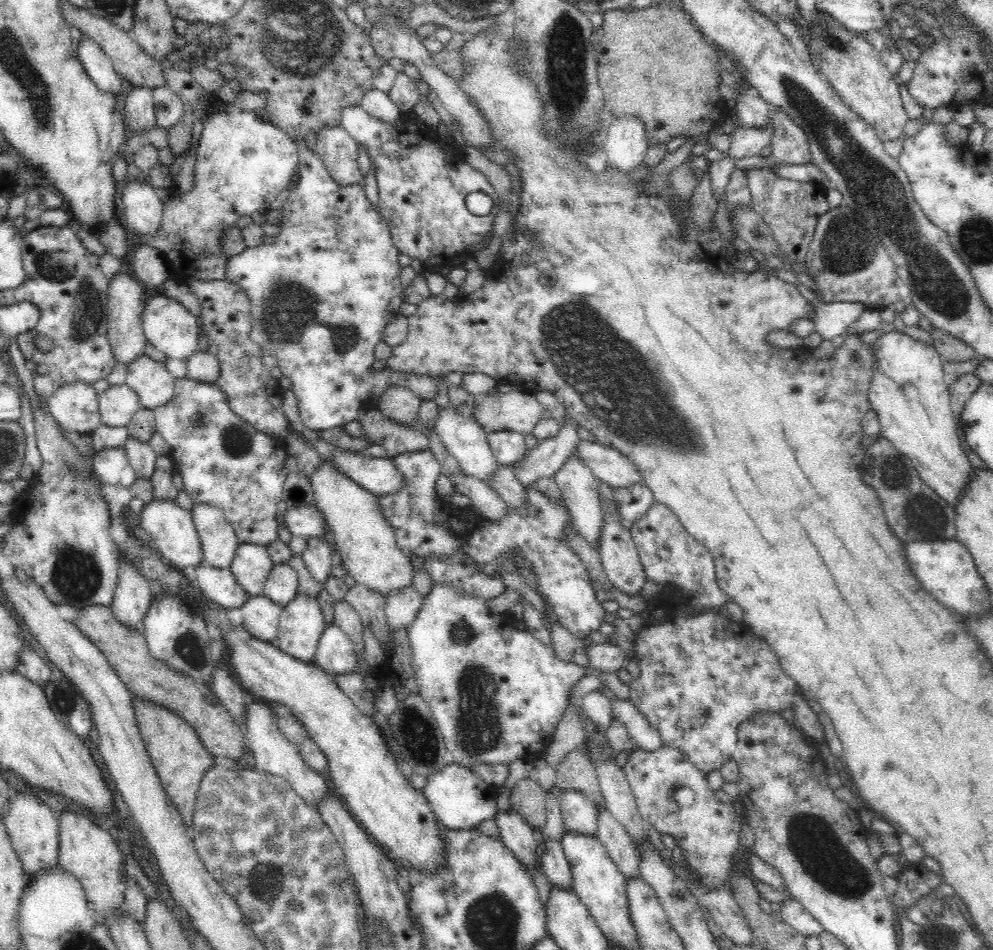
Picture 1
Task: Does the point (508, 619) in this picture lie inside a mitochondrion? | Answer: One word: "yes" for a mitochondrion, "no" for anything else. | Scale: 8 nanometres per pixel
no

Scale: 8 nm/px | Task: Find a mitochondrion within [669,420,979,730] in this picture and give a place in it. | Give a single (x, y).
(922, 516)

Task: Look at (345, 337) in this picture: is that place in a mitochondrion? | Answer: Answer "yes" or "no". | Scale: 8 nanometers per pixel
yes

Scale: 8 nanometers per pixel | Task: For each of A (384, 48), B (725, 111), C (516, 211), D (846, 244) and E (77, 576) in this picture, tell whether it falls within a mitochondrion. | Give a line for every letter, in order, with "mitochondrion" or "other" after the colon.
A: other
B: other
C: other
D: mitochondrion
E: mitochondrion

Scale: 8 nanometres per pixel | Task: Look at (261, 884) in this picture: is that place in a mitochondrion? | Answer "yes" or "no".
yes

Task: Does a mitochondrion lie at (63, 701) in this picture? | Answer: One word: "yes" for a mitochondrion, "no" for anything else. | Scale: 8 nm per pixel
yes

